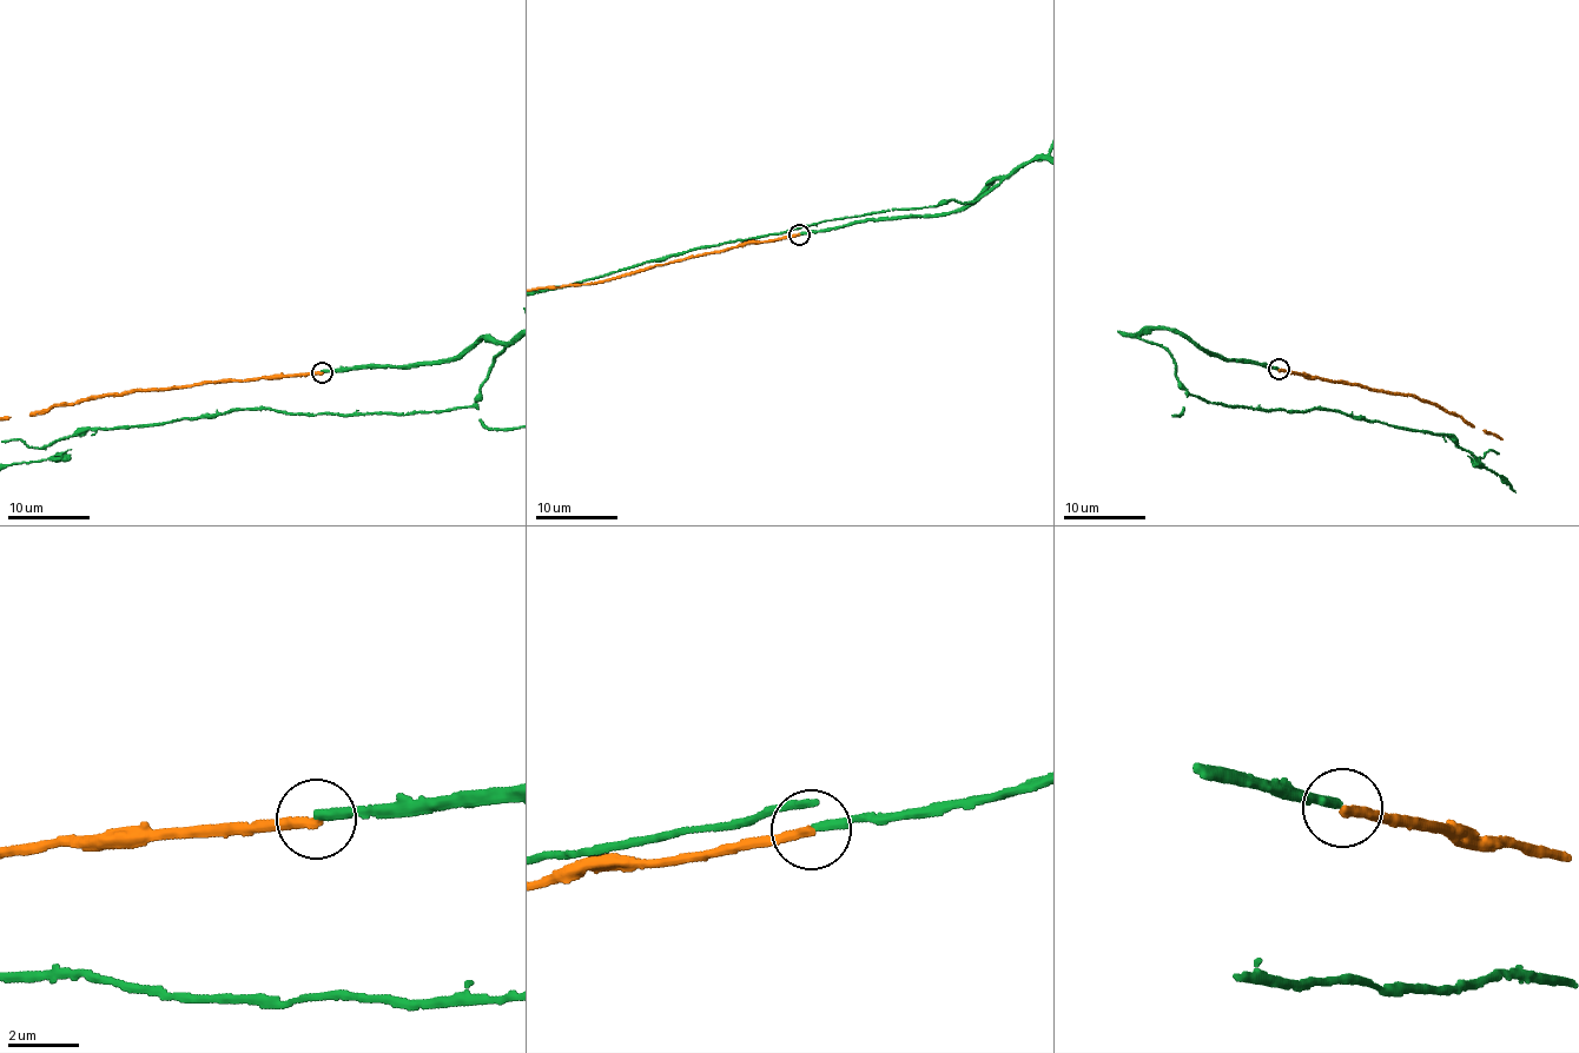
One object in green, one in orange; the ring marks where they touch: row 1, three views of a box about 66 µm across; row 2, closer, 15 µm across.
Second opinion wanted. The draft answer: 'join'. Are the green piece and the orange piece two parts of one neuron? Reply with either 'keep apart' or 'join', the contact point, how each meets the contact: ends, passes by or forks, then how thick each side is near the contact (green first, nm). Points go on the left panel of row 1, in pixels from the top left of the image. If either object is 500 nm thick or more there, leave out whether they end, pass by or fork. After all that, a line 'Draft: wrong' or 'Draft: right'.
keep apart; at (322, 372); green ends there; orange ends there; 240 nm thick on the green side, 280 nm on the other
Draft: wrong

